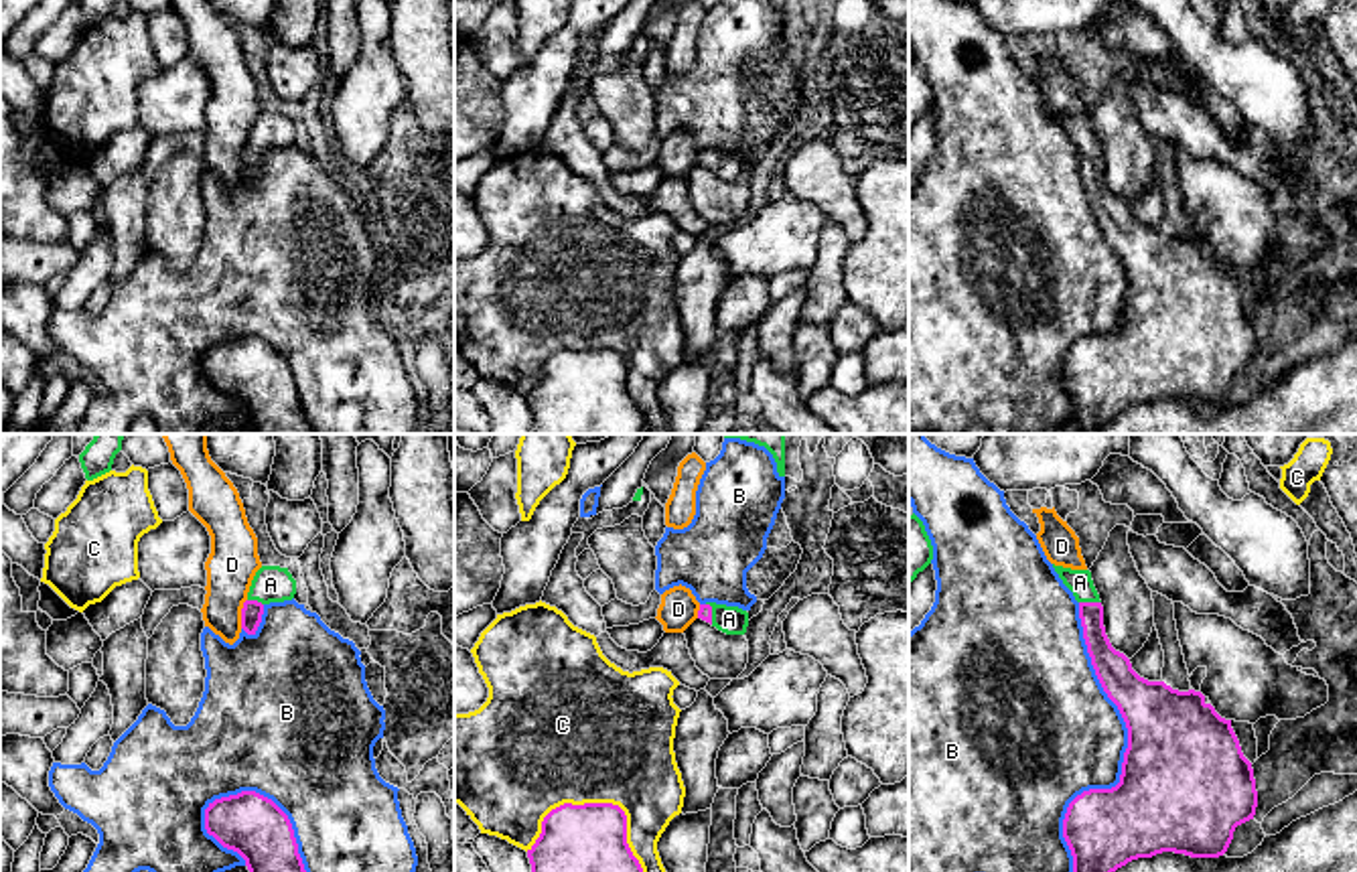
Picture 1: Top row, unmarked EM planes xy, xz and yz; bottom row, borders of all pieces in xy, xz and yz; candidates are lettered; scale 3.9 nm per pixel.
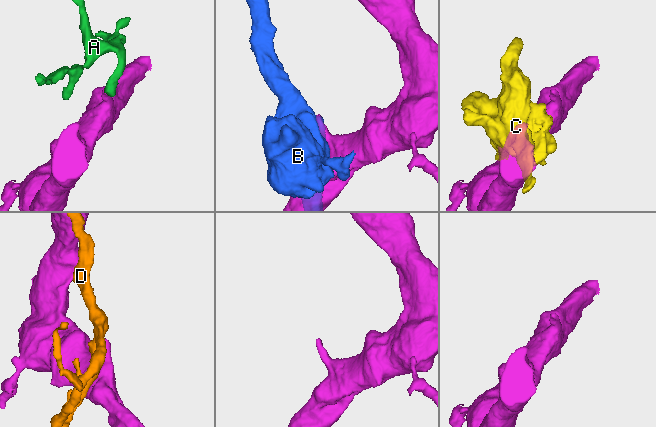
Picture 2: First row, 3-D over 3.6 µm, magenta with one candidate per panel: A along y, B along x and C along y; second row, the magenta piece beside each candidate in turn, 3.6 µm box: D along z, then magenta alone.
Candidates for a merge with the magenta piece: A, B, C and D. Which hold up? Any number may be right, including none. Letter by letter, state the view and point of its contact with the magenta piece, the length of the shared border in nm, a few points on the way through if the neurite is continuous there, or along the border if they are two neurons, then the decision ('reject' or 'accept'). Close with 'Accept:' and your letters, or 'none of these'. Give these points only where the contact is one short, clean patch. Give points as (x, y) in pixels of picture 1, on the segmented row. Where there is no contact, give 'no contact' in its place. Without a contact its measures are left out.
A: meets magenta in yz at (1090, 603); contact 90 nm long; runs through yz (1106, 662), (1094, 635), (1090, 603), (1080, 583); accept
B: meets magenta in yz at (1126, 751); contact 1050 nm long; reject
C: meets magenta in xz at (597, 804); contact 480 nm long; reject
D: meets magenta in xy at (242, 613); contact 120 nm long; reject
Accept: A

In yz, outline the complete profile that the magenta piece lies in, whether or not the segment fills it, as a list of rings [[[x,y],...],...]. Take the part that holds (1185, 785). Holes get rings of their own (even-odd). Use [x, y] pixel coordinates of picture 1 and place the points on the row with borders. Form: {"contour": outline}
{"contour": [[[1055,564],[1053,568],[1079,602],[1091,665],[1128,728],[1120,783],[1083,791],[1067,807],[1063,838],[1073,856],[1073,872],[1116,872],[1132,860],[1162,852],[1223,856],[1235,827],[1254,819],[1258,807],[1254,769],[1241,752],[1231,720],[1221,718],[1201,692],[1179,692],[1164,681],[1140,677],[1105,635],[1103,606],[1091,572]]]}

